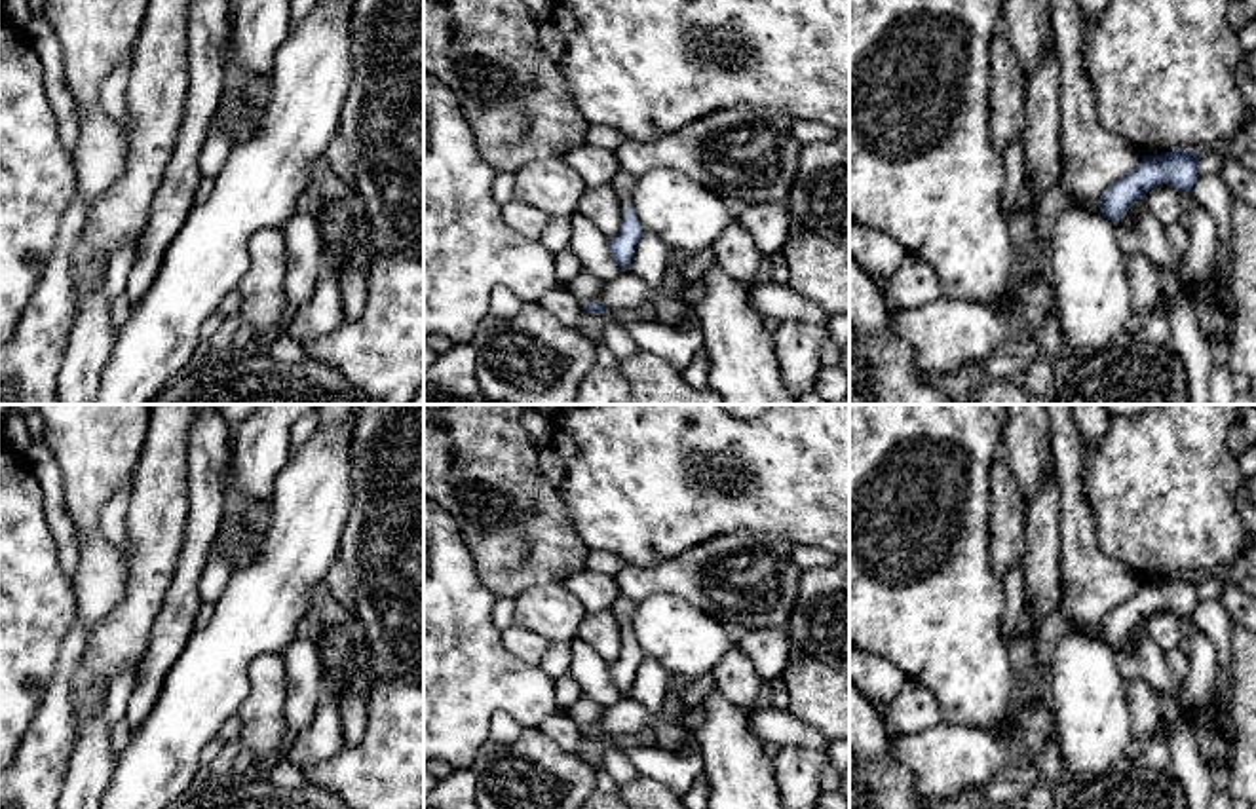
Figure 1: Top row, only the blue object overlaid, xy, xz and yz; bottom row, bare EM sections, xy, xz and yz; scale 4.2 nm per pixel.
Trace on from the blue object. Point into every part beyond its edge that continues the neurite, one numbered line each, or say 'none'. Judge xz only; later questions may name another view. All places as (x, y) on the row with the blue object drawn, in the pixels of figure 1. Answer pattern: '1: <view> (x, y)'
1: xz (624, 183)

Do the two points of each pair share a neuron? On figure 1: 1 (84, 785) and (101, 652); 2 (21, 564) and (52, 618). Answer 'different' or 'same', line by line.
1: different
2: same

